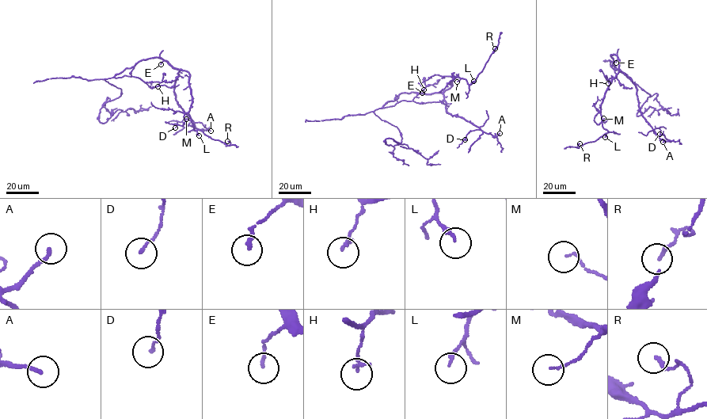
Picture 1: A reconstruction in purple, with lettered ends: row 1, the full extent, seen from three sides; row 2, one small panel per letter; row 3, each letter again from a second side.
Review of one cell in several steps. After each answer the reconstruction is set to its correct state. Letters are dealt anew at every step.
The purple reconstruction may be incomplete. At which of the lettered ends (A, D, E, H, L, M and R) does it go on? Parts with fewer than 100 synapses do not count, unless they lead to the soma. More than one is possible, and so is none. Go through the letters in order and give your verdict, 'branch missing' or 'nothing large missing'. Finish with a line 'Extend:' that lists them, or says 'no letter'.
A: nothing large missing
D: nothing large missing
E: nothing large missing
H: nothing large missing
L: nothing large missing
M: nothing large missing
R: nothing large missing
Extend: no letter

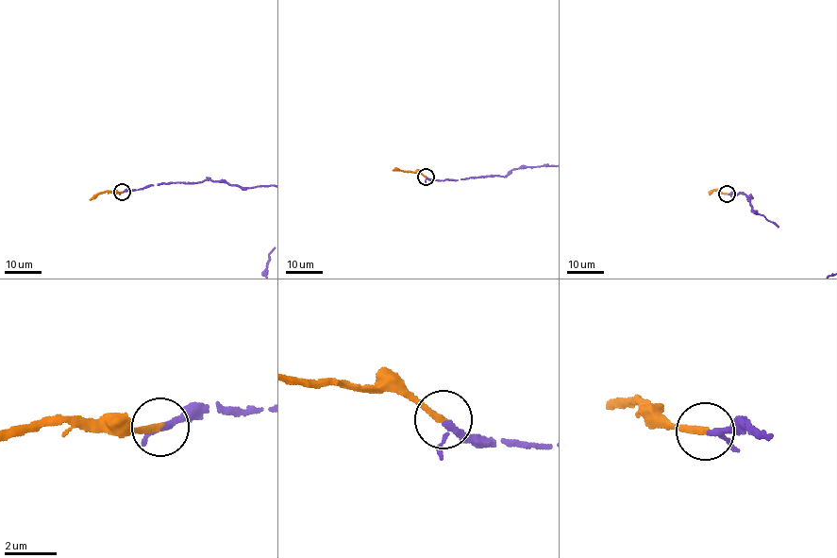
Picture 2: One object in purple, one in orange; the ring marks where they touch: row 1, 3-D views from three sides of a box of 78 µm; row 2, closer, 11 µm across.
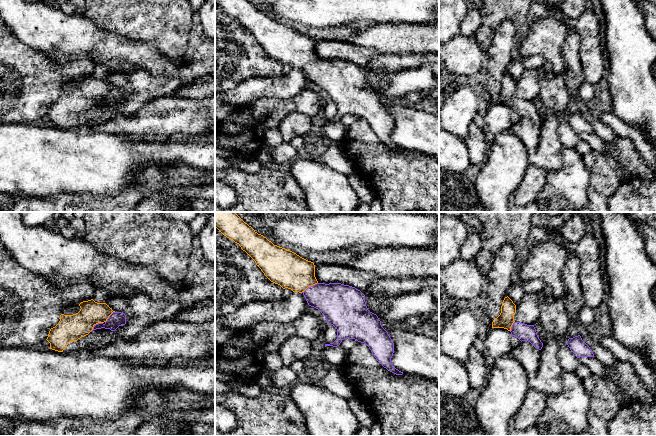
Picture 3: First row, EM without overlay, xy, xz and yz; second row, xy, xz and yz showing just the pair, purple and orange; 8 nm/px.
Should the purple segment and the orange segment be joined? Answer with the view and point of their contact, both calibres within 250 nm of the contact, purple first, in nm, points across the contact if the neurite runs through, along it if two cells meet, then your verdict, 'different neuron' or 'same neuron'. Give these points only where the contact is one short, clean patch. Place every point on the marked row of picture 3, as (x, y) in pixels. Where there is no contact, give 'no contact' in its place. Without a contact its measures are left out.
xz (309, 287) | 300/280 nm | across xz (336, 301), (317, 295), (309, 287), (294, 272), (285, 268) | same neuron

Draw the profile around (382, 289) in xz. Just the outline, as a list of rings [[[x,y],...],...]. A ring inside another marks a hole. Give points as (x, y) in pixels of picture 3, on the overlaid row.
[[[408,276],[402,278],[378,278],[362,293],[378,300],[380,302],[379,312],[382,312],[385,309],[384,302],[386,300],[427,287],[439,288],[439,278]]]

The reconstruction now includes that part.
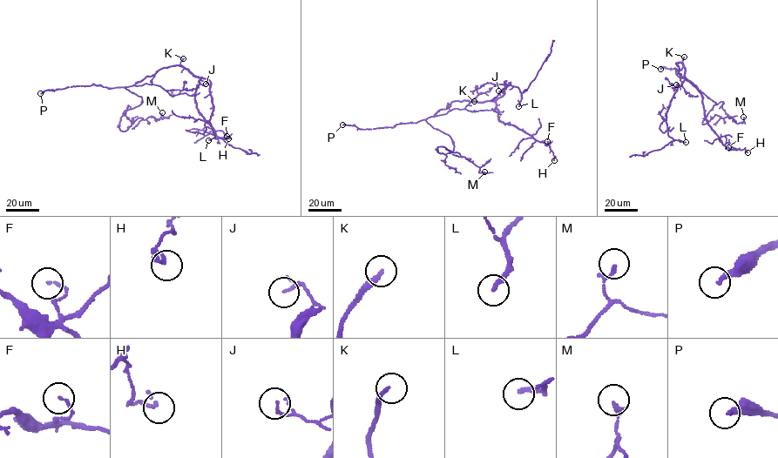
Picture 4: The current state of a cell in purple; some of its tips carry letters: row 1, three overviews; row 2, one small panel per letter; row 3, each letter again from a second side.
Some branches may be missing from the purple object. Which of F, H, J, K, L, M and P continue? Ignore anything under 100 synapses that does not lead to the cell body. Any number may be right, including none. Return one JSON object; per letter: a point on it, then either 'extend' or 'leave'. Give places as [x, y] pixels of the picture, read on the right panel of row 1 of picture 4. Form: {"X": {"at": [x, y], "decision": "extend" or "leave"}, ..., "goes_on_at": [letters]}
{"F": {"at": [728, 147], "decision": "leave"}, "H": {"at": [747, 152], "decision": "leave"}, "J": {"at": [676, 84], "decision": "leave"}, "K": {"at": [684, 57], "decision": "extend"}, "L": {"at": [686, 142], "decision": "leave"}, "M": {"at": [743, 117], "decision": "leave"}, "P": {"at": [660, 69], "decision": "extend"}, "goes_on_at": ["K", "P"]}

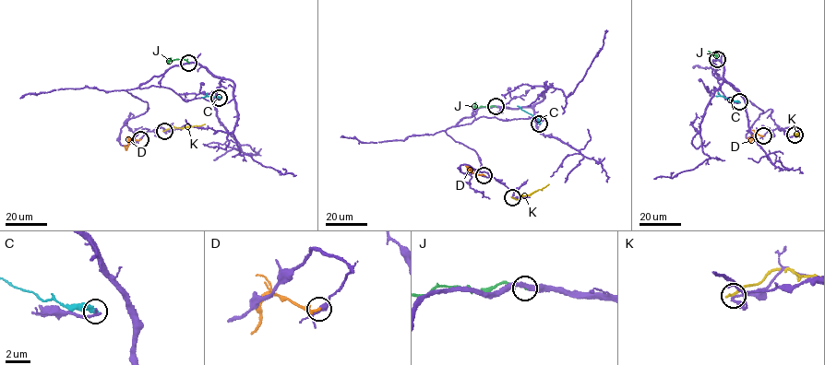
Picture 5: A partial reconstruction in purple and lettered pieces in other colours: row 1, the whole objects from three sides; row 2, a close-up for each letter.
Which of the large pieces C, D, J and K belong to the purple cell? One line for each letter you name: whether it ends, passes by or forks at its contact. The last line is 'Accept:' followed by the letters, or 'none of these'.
Accept: none of these

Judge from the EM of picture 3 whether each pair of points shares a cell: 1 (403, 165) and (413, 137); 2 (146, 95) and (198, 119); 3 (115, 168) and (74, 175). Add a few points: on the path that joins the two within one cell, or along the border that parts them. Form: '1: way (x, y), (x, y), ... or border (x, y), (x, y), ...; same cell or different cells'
1: border (403, 148), (428, 156); different cells
2: border (173, 94), (152, 99), (136, 113); different cells
3: way (105, 168), (84, 168); same cell

